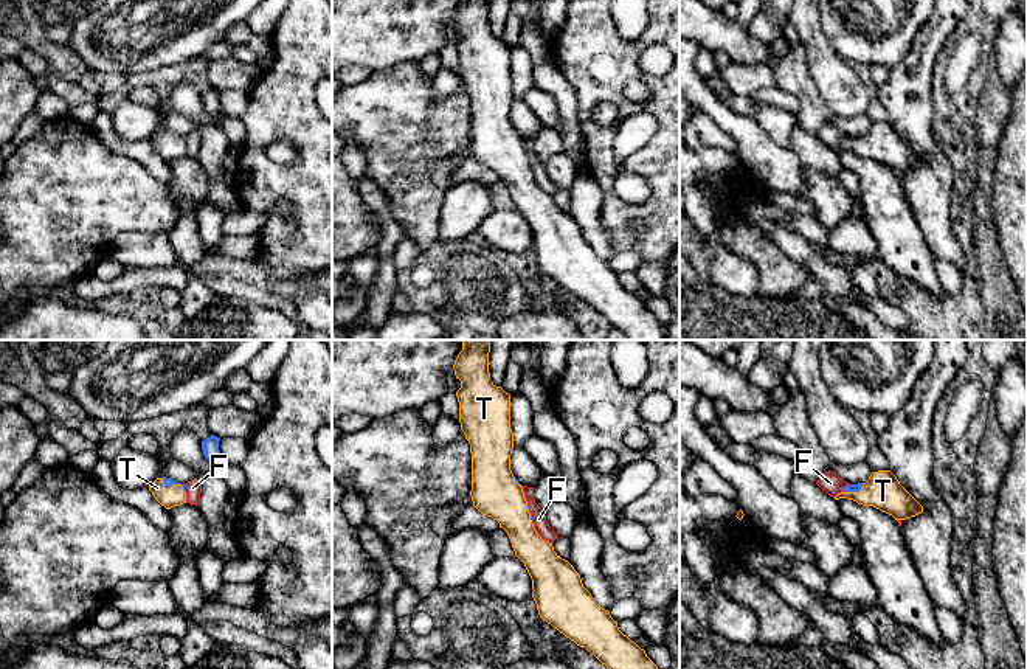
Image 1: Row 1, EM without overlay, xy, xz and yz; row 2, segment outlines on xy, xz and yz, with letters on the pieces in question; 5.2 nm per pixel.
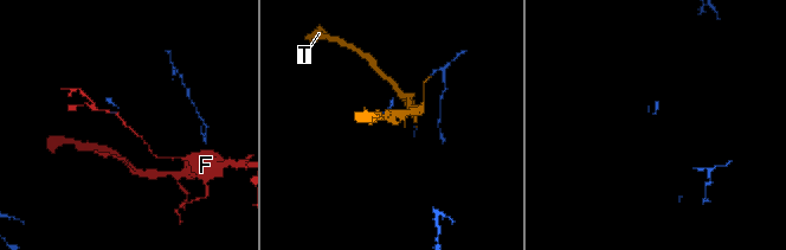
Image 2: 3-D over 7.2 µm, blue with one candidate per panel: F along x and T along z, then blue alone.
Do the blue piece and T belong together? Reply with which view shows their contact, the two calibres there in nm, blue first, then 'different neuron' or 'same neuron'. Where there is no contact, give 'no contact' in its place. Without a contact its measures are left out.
meets blue in xy; 50 nm thick on the blue side, 100 nm on the other; same neuron

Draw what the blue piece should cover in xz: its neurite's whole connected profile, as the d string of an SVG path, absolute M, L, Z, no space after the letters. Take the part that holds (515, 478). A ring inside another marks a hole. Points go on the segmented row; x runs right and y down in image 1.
M464 340L462 351L453 365L455 376L461 380L461 388L456 391L461 430L472 453L473 506L482 515L496 520L507 532L515 556L524 563L532 579L532 598L543 621L585 647L607 669L658 669L645 650L619 630L610 612L596 602L574 567L554 551L552 543L537 534L523 487L510 470L514 449L510 394L490 380L489 352L490 340Z

